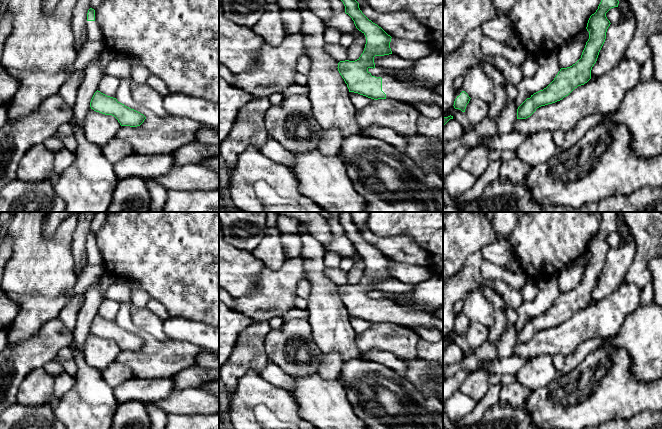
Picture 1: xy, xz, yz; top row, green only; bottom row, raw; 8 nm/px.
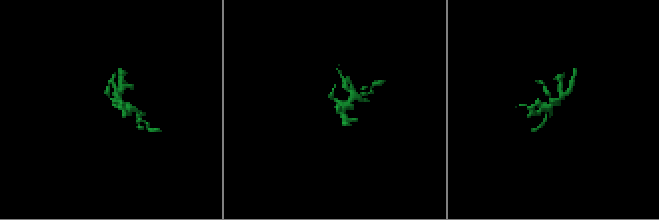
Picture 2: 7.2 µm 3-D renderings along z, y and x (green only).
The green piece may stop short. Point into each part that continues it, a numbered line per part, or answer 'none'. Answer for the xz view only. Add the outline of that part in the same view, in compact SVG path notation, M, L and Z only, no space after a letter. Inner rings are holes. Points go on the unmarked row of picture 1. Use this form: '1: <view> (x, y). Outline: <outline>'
1: xz (394, 312). Outline: M371 298L371 299L372 299L372 300L375 300L375 299L373 299L373 298ZM380 299L380 300L375 300L375 301L377 301L377 302L378 302L378 301L381 301L381 302L382 302L382 315L386 318L386 323L394 323L394 324L396 324L396 325L398 325L398 326L404 326L404 327L409 327L409 328L414 328L414 327L416 327L416 326L422 326L422 327L426 327L426 328L437 329L437 330L439 330L439 331L442 333L442 335L443 335L443 320L437 318L437 317L434 315L433 312L419 312L419 311L415 311L415 310L409 309L409 308L407 308L407 307L405 307L405 306L403 306L403 305L401 305L401 304L397 303L396 301L393 301L393 300L391 300L391 299Z

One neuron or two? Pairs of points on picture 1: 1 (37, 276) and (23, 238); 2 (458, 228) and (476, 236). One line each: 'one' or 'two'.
1: one
2: one

